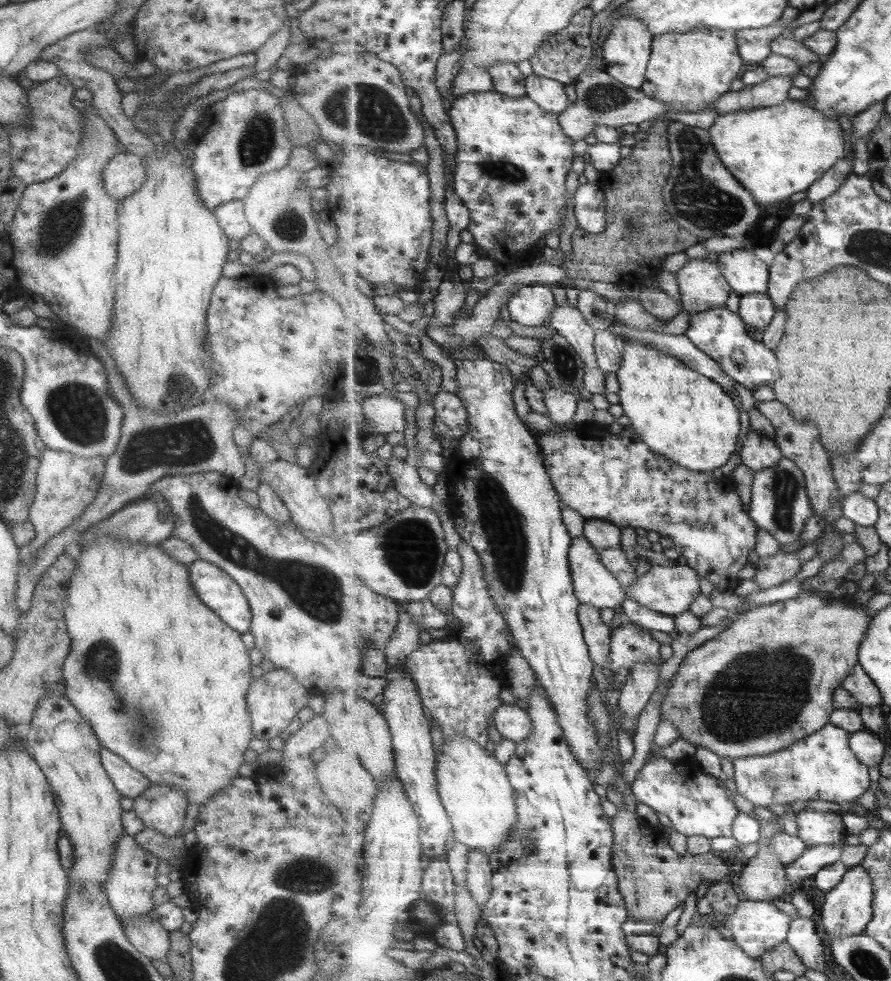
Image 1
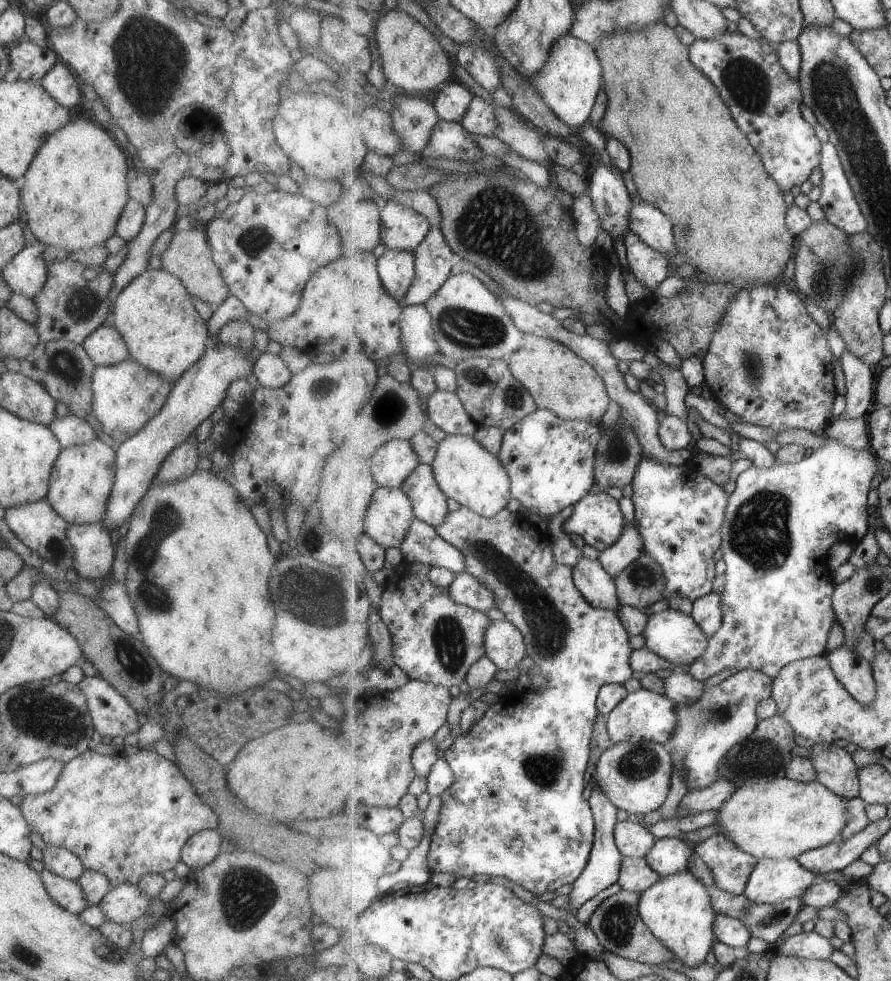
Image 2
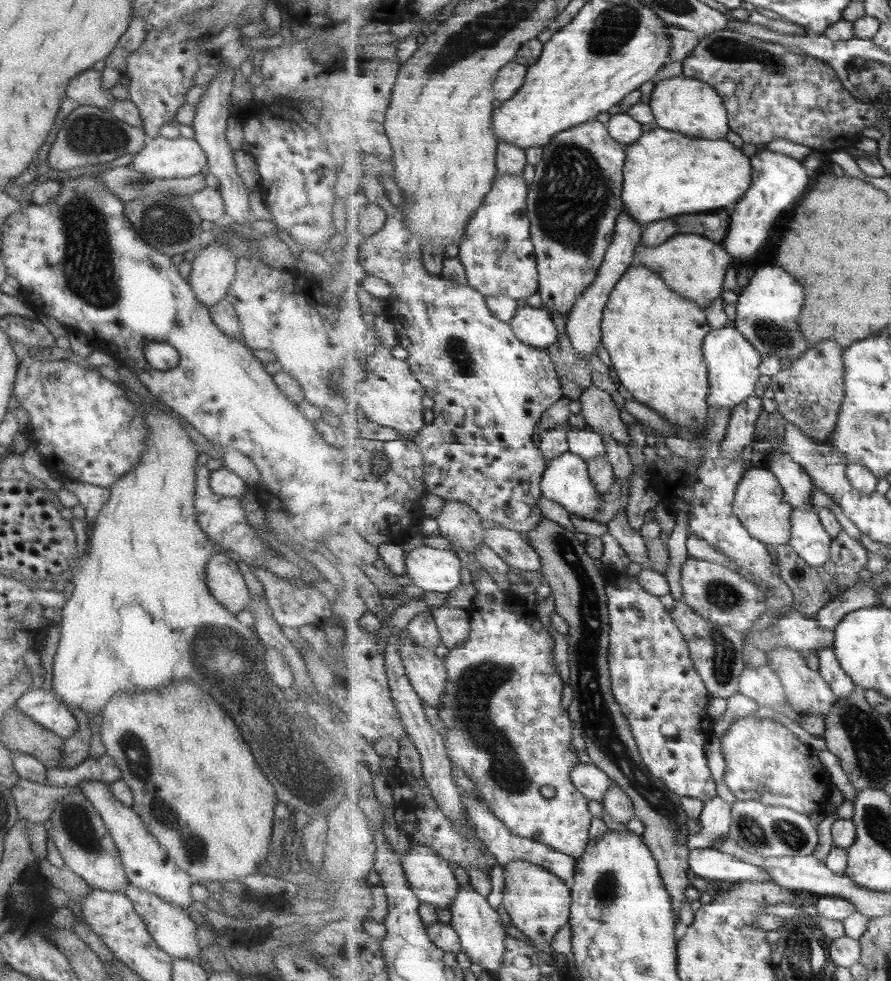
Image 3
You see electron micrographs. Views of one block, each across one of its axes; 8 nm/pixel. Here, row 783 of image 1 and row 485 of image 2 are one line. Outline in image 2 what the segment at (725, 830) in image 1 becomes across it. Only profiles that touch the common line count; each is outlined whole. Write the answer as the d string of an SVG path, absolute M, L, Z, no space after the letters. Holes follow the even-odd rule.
M643 456L635 474L634 495L636 527L644 538L644 552L651 554L663 568L667 580L665 599L673 594L685 596L693 603L714 590L715 552L722 548L722 526L726 519L730 495L697 468L693 460L685 465L661 464Z

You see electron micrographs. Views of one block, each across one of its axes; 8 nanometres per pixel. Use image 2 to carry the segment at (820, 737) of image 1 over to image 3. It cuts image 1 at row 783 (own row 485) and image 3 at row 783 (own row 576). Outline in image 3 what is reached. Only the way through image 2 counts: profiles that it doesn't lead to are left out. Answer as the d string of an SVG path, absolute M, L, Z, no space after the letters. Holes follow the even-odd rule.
M754 715L736 720L720 739L720 748L725 760L723 780L730 786L738 800L759 800L769 806L785 806L811 816L813 812L824 812L829 806L829 797L834 785L823 768L815 750L803 744L799 737L793 734L781 722L768 717Z

